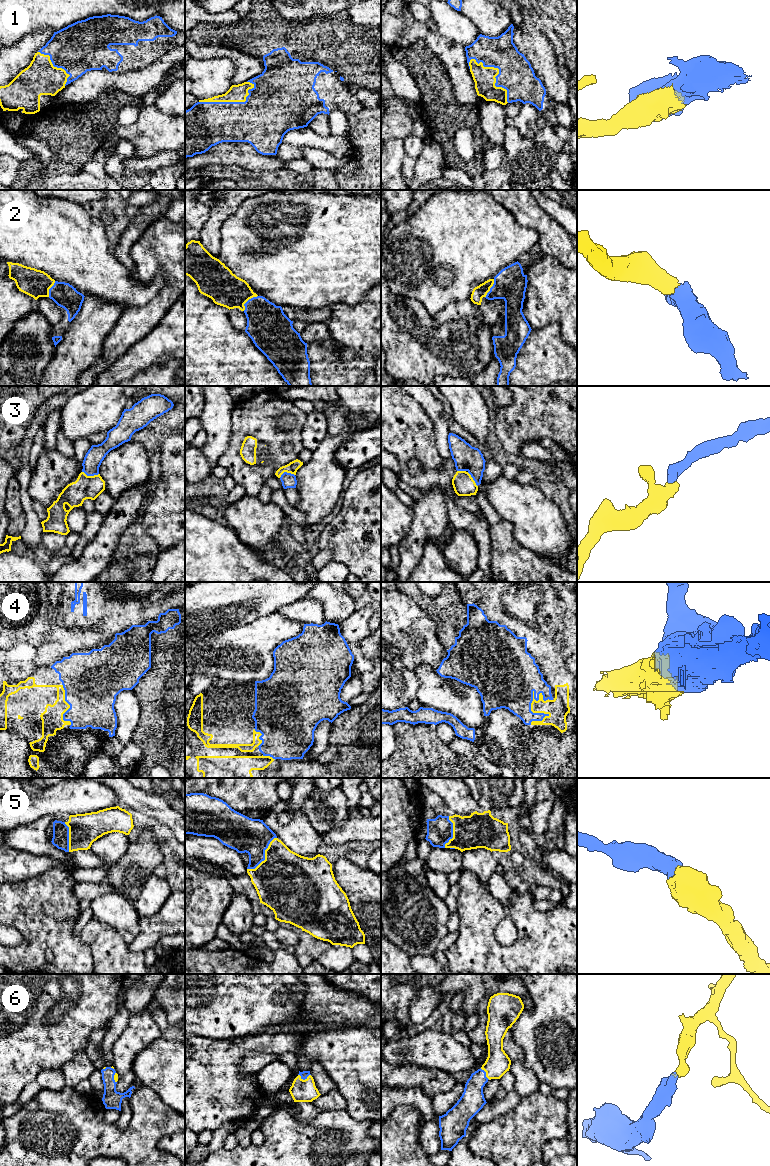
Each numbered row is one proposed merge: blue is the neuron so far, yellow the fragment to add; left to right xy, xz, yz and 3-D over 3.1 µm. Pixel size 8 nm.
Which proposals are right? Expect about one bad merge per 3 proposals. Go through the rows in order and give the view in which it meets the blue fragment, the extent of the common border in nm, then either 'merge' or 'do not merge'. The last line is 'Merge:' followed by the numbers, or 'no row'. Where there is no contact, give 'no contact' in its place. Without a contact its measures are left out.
1: yz | 460 nm | merge
2: xz | 170 nm | merge
3: xy | 140 nm | merge
4: yz | 280 nm | merge
5: xz | 360 nm | merge
6: xz | 100 nm | merge
Merge: 1, 2, 3, 4, 5, 6

